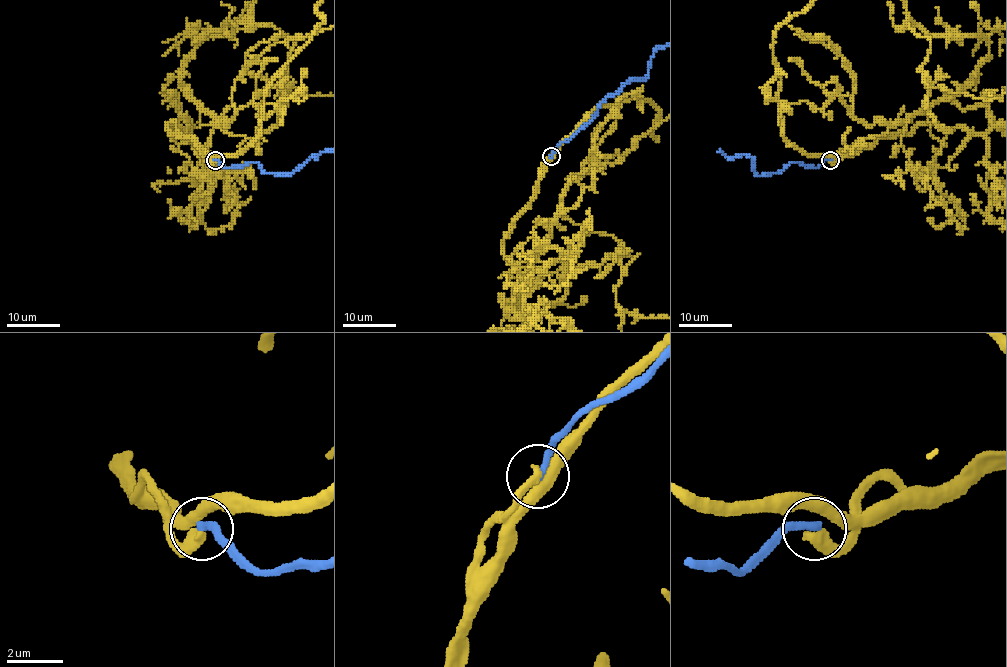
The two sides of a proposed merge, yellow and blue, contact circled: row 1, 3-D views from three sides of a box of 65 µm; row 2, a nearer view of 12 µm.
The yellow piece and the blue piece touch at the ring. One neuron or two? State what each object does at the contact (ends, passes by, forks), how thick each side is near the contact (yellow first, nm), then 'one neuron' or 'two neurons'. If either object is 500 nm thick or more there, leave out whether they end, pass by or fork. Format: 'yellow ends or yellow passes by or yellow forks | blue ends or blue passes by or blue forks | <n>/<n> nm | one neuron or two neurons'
yellow ends | blue ends | 360/280 nm | two neurons

